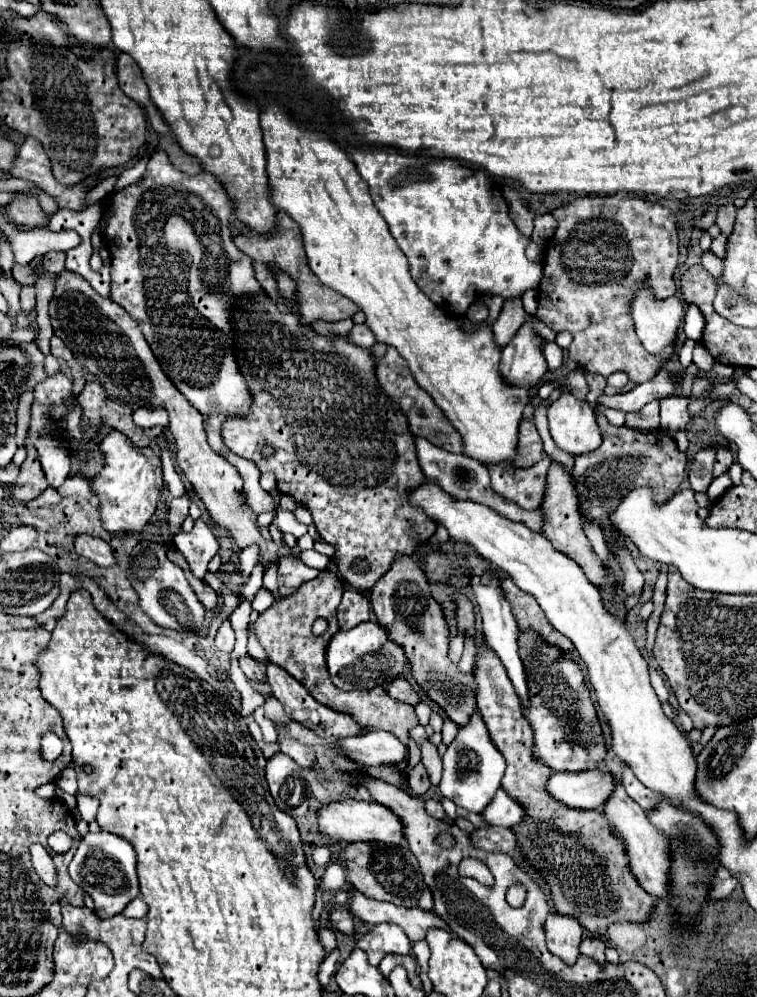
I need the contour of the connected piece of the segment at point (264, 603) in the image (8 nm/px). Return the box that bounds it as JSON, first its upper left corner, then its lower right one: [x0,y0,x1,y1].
[251,590,274,613]

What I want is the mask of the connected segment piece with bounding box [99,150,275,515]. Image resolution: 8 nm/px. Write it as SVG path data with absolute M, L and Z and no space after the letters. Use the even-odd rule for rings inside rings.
M157 150L157 152L149 158L149 162L147 162L147 172L145 172L145 176L143 176L137 184L131 184L131 186L123 188L123 190L111 192L111 194L109 194L105 200L101 200L99 204L101 204L103 210L109 210L109 212L111 212L111 218L109 218L111 224L107 224L107 244L109 244L109 248L111 248L109 252L111 252L111 258L113 258L113 262L111 262L111 268L113 268L113 270L111 270L111 276L113 276L113 294L109 294L109 298L113 296L113 300L115 300L117 304L121 304L121 306L129 312L129 316L141 326L141 330L143 330L143 334L145 334L145 340L149 342L149 346L151 346L155 358L161 362L165 374L167 374L167 376L173 380L173 384L183 392L183 396L205 416L207 442L211 444L211 448L213 448L215 452L219 452L223 458L227 458L231 464L237 466L237 470L239 470L239 474L243 479L243 493L247 499L245 500L244 507L250 508L257 515L263 512L274 511L275 504L273 504L271 496L259 486L259 476L261 476L261 472L259 472L257 464L253 464L253 460L247 460L247 458L241 458L241 456L233 454L233 452L225 446L225 442L223 442L223 438L221 438L221 424L225 422L225 418L227 418L229 414L249 414L251 404L253 404L253 398L251 398L251 394L249 394L249 390L247 390L247 382L245 382L243 374L239 372L239 364L237 364L237 358L235 358L235 354L233 354L233 340L227 336L229 330L235 330L235 320L231 320L231 318L233 318L233 312L235 312L235 310L233 310L233 302L235 302L235 298L239 300L239 298L259 296L259 294L261 294L259 290L263 290L261 284L259 284L257 278L255 278L255 270L253 270L251 258L247 258L247 256L233 244L233 240L231 240L229 216L233 214L233 204L231 204L231 198L229 198L227 190L223 188L223 184L219 182L219 178L217 178L215 174L211 174L211 172L201 172L201 174L195 174L195 176L185 174L185 172L177 170L177 168L171 164L169 156L167 156L163 150Z

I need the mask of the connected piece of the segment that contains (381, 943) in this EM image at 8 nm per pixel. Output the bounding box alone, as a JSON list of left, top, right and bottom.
[357,924,411,966]

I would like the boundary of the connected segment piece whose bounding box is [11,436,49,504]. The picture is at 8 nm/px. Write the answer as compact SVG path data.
M29 436L25 438L25 450L27 450L27 458L21 464L21 472L17 476L17 482L11 488L13 498L19 500L21 504L29 504L33 498L37 498L49 486L45 480L41 462L39 462L37 448L31 444Z

